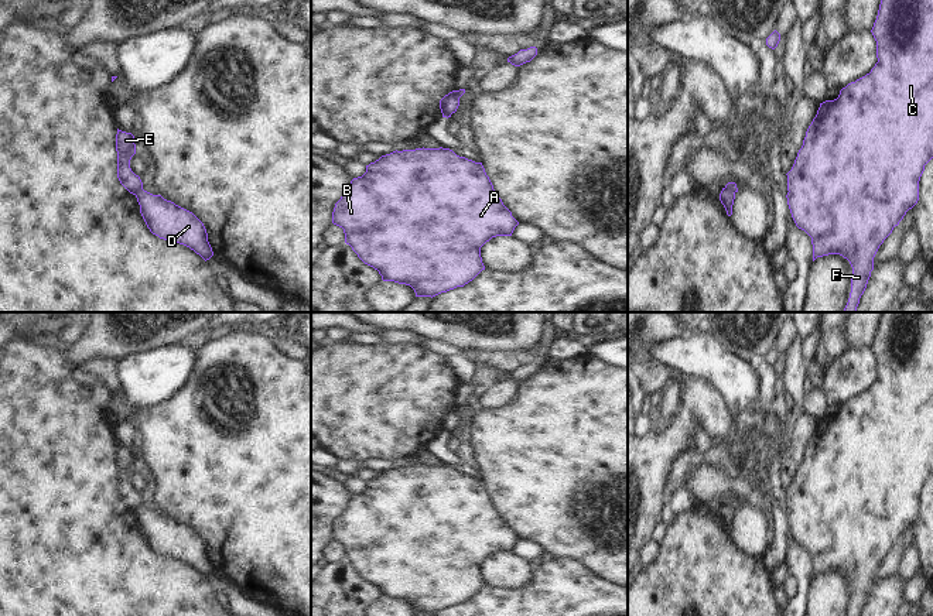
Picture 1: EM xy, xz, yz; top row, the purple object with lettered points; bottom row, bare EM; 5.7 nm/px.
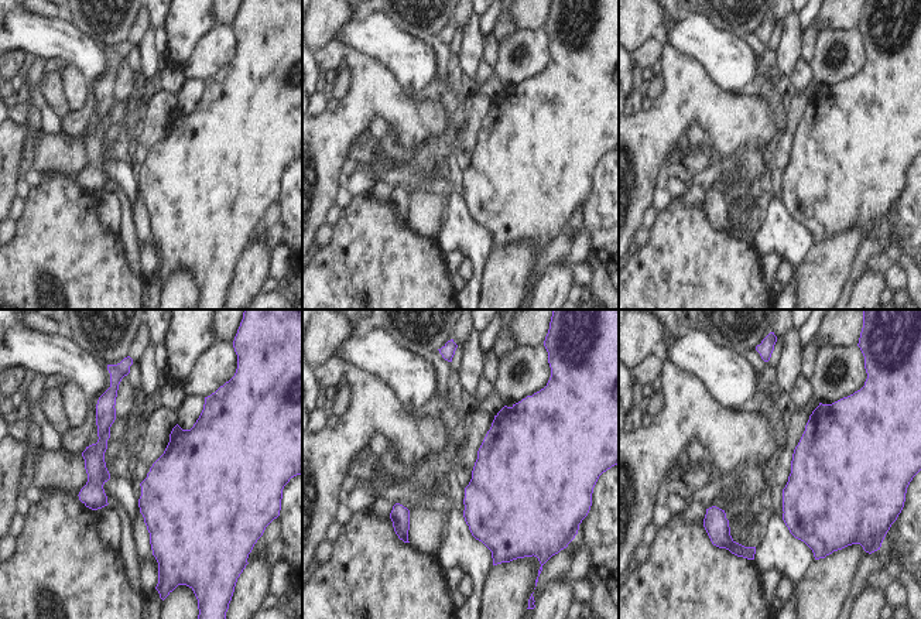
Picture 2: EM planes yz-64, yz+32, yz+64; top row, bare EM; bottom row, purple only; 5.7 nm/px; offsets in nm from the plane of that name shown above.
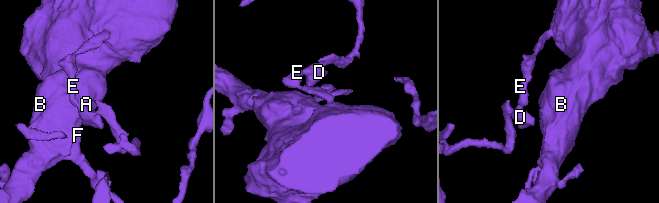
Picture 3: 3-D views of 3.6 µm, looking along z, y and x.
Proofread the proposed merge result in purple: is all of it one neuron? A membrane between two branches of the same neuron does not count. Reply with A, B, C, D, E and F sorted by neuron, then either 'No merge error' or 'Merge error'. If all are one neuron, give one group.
Groups: A B C E F / D. Merge error

